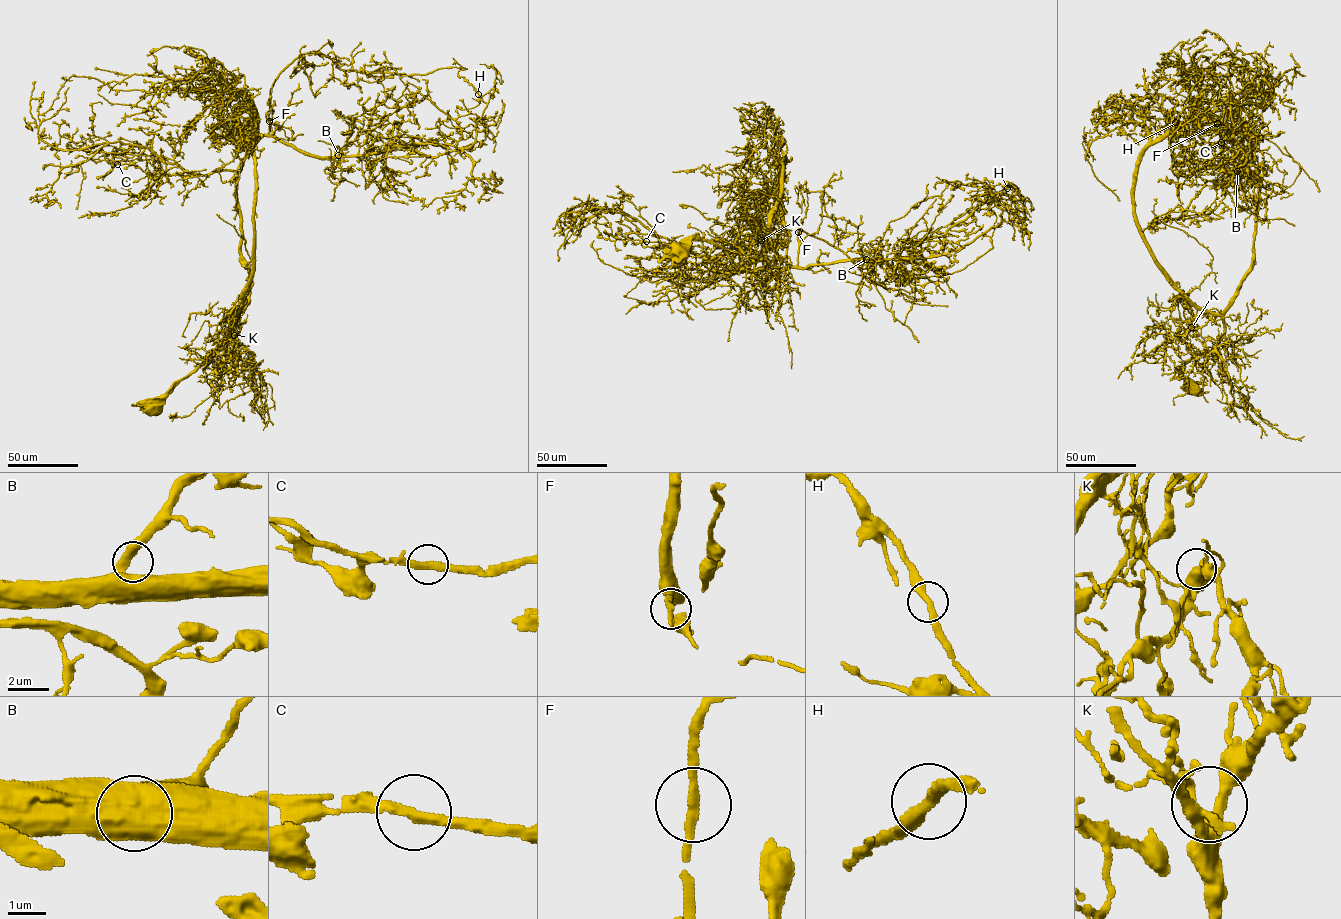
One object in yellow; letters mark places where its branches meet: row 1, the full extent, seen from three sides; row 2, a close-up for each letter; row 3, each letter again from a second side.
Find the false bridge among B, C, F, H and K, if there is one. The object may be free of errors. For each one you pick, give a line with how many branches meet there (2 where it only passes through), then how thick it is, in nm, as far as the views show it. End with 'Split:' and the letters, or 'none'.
Split: none

